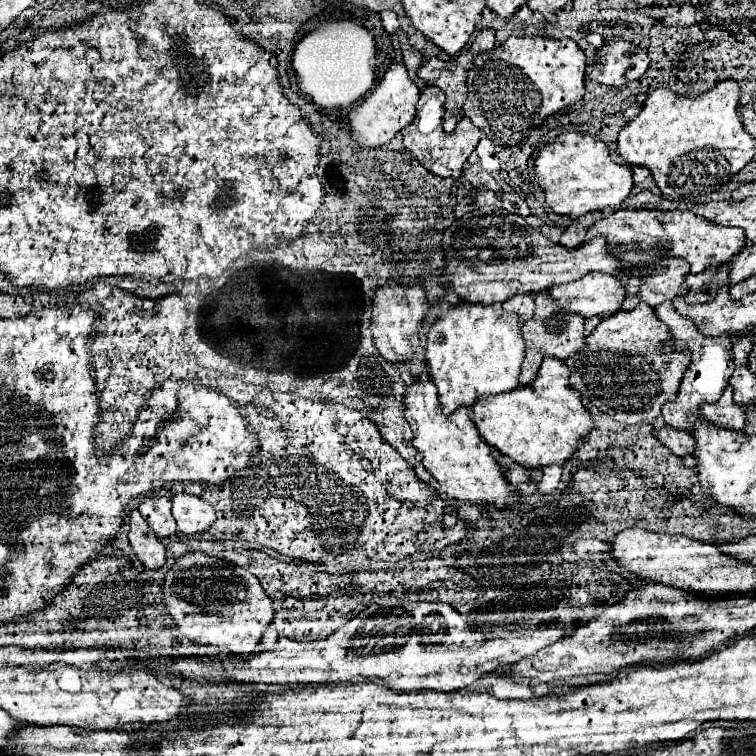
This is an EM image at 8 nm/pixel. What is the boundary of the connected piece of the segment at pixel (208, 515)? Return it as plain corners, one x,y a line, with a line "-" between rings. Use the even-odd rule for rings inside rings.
177,493
173,499
173,517
177,521
177,531
185,535
195,535
207,531
215,523
215,509
211,503
197,495

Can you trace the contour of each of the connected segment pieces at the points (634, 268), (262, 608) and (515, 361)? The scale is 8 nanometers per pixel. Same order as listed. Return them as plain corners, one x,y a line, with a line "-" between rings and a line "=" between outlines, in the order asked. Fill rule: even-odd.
619,209
611,215
607,215
605,219
597,221
585,235
583,243
591,241
593,237
603,237
611,251
615,251
617,259
623,261
621,271
629,277
641,277
647,275
649,267
655,267
661,259
665,257
683,257
689,261
691,265
691,273
699,273
705,271
713,261
717,263
725,263
729,261
733,255
737,255
745,245
747,245
747,237
743,229
737,227
723,227
723,225
715,225
711,221
707,221
705,217
693,215
689,211
649,211
649,209
=
201,551
181,555
165,575
161,587
163,605
179,631
193,643
231,649
233,655
249,657
261,641
263,629
271,623
275,611
259,579
231,561
209,557
=
463,301
457,307
447,309
443,317
435,319
427,335
427,363
431,367
429,373
439,389
439,401
441,401
443,413
453,413
461,405
471,407
477,399
487,395
513,391
519,385
517,377
523,363
523,355
525,355
525,345
521,337
521,323
515,311
505,311
497,305
495,307
471,305

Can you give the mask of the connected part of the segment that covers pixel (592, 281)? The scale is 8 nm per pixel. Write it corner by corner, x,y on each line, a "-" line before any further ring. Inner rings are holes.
591,273
575,283
551,287
551,297
577,315
605,319
621,311
625,287
615,275

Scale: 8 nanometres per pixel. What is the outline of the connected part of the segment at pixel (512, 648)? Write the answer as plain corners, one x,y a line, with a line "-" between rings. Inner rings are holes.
387,599
385,605
371,603
365,607
357,617
353,617
347,625
339,627
335,633
331,633
327,639
317,643
297,643
281,639
273,649
263,649
251,659
205,659
203,657
181,657
175,663
169,663
165,671
175,677
183,677
193,683
377,683
385,689
397,691
397,693
421,693
421,691
461,691
467,685
471,685
475,679
479,679
483,673
495,671
501,663
515,663
527,655
533,655
535,651
555,643
555,639
561,639
563,635
571,633
571,629
563,629
557,625
543,625
533,631
521,633
509,633
505,639
491,639
485,641
481,633
471,631
467,627
467,621
461,613
457,613
447,603
409,603
407,607
401,607
399,599

